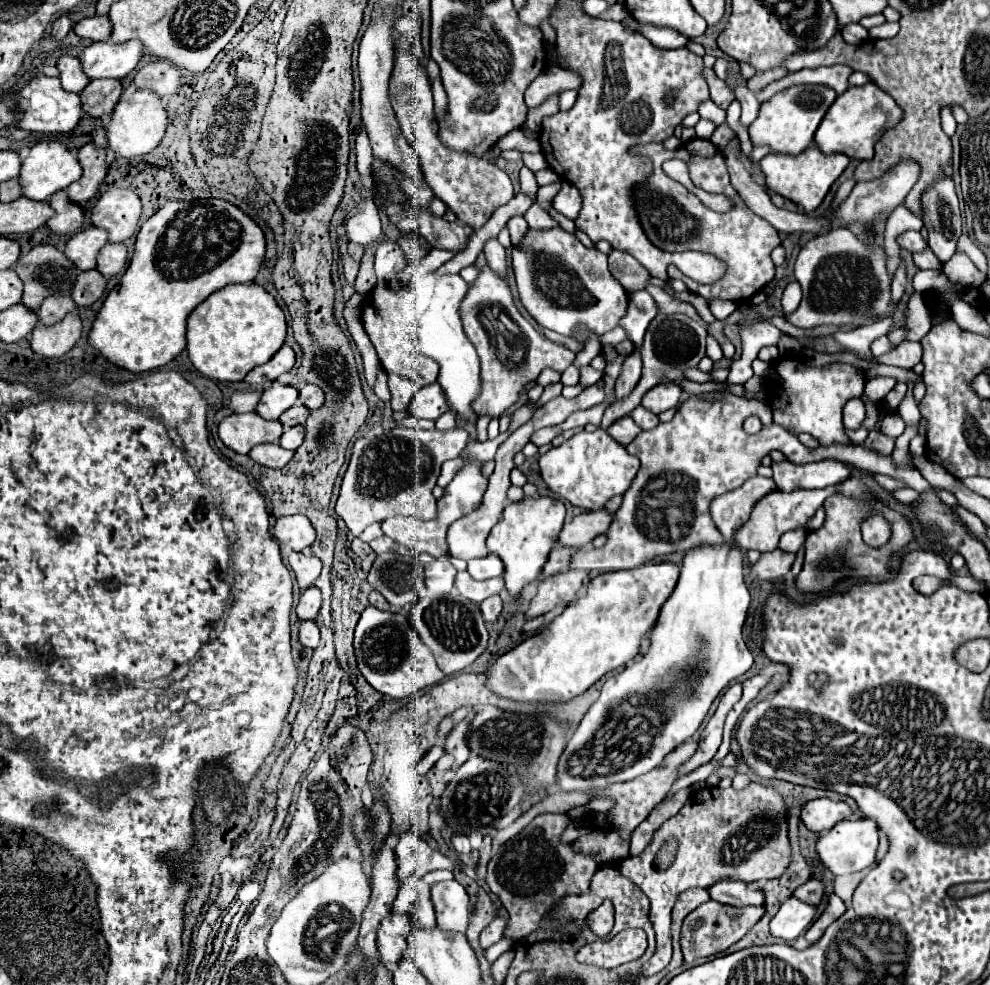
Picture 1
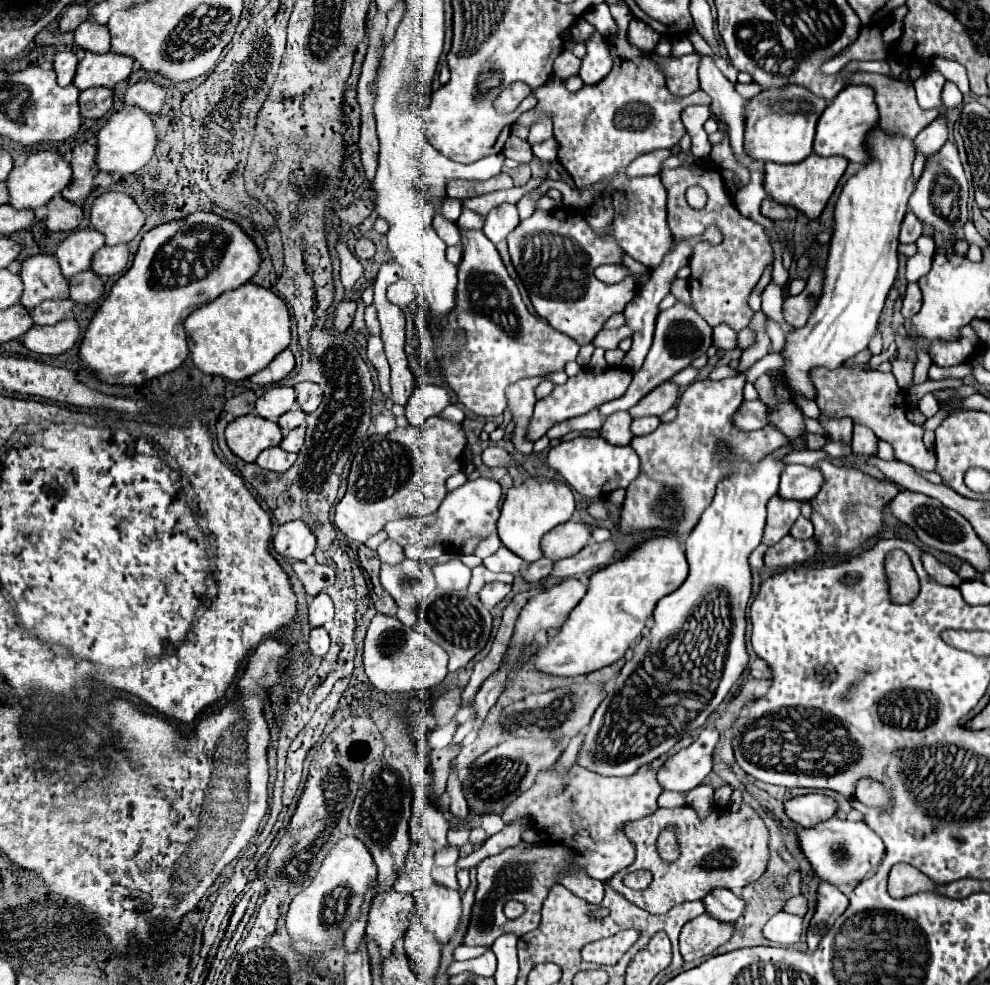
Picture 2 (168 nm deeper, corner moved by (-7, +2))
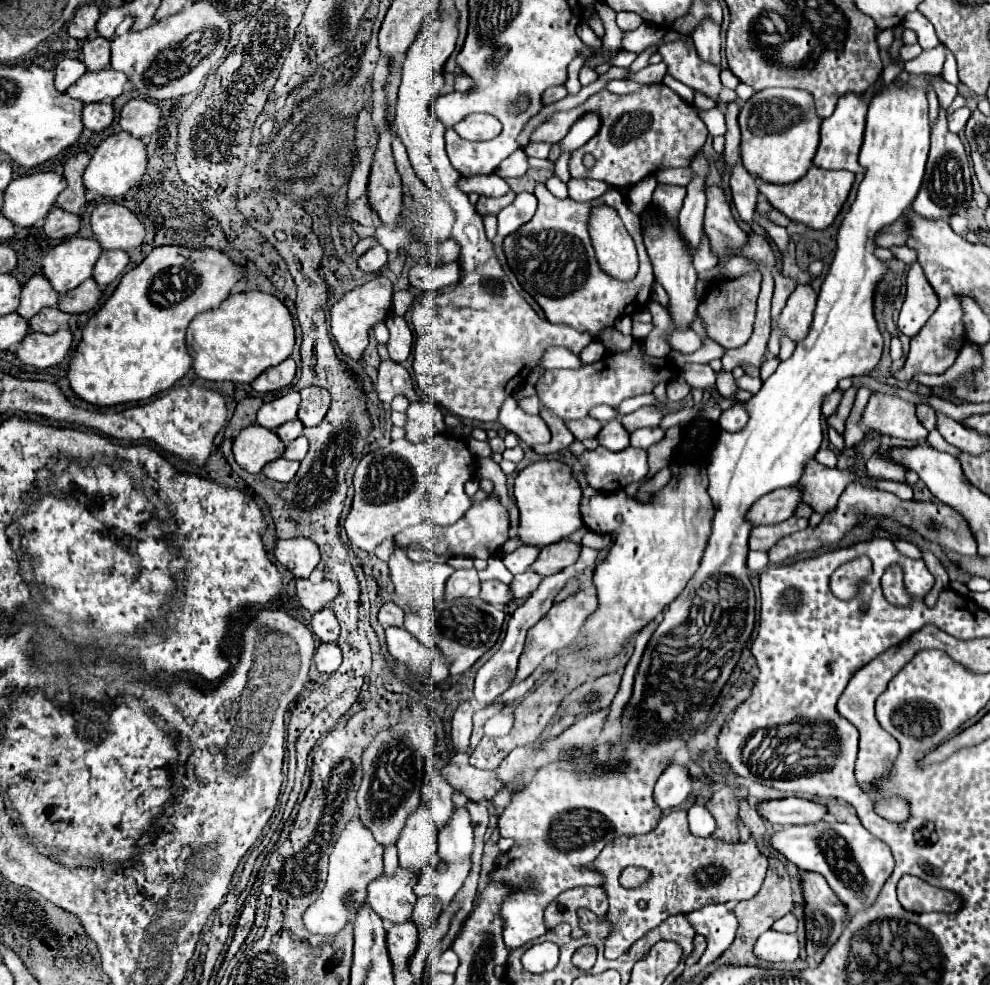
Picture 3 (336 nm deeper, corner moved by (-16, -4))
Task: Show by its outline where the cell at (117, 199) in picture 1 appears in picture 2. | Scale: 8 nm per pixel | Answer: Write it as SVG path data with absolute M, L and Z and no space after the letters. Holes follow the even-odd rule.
M117 191L101 193L91 207L91 225L105 235L105 245L129 243L145 223L143 211L137 203Z

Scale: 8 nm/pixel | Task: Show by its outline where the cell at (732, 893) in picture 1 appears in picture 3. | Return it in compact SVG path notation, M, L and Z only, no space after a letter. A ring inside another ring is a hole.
M712 903L702 909L688 913L688 921L694 925L696 933L708 939L706 965L720 957L736 937L738 919L726 903Z

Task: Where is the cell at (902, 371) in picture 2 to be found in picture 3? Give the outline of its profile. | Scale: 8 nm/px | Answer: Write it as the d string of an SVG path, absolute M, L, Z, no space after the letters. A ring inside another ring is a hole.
M920 403L918 407L916 407L916 413L918 413L918 419L920 419L920 423L928 429L928 431L932 431L934 427L936 427L936 419L934 419L934 409L928 405L928 403Z

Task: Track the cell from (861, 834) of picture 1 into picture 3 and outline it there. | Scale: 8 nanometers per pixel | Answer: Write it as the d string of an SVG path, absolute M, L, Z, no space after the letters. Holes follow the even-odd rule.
M820 821L814 825L794 825L772 835L772 847L778 849L788 861L798 865L798 869L808 869L826 877L832 891L848 907L848 917L852 913L866 909L874 903L884 881L894 869L894 859L890 847L870 835L862 825L848 823L828 823Z

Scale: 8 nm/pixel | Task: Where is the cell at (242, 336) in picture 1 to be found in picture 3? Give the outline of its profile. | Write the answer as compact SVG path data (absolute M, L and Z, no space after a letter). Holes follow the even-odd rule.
M260 291L234 293L218 309L200 313L192 319L186 331L186 341L190 347L190 355L194 357L192 369L198 377L208 381L234 381L234 383L252 383L260 373L264 373L272 365L280 365L286 357L290 357L294 349L294 321L288 307L274 295Z

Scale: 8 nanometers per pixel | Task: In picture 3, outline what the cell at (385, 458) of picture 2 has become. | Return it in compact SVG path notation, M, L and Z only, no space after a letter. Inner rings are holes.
M440 433L424 443L408 443L408 439L396 439L384 449L376 449L364 455L354 473L354 501L346 517L346 535L350 543L362 551L374 551L384 539L394 537L410 525L418 525L432 519L438 525L452 525L460 519L472 505L470 497L464 493L464 483L474 477L474 455L468 451L464 439Z

